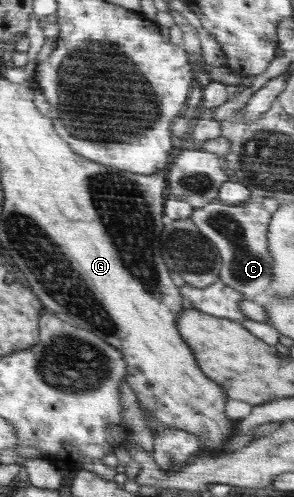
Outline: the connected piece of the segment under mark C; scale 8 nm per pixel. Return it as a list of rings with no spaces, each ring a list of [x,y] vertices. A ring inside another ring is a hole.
[[[218,200],[211,201],[203,208],[195,208],[191,221],[219,247],[223,261],[221,280],[225,285],[243,293],[243,299],[258,300],[271,282],[275,280],[274,258],[270,251],[270,223],[273,215],[268,213],[261,202],[226,205]]]

